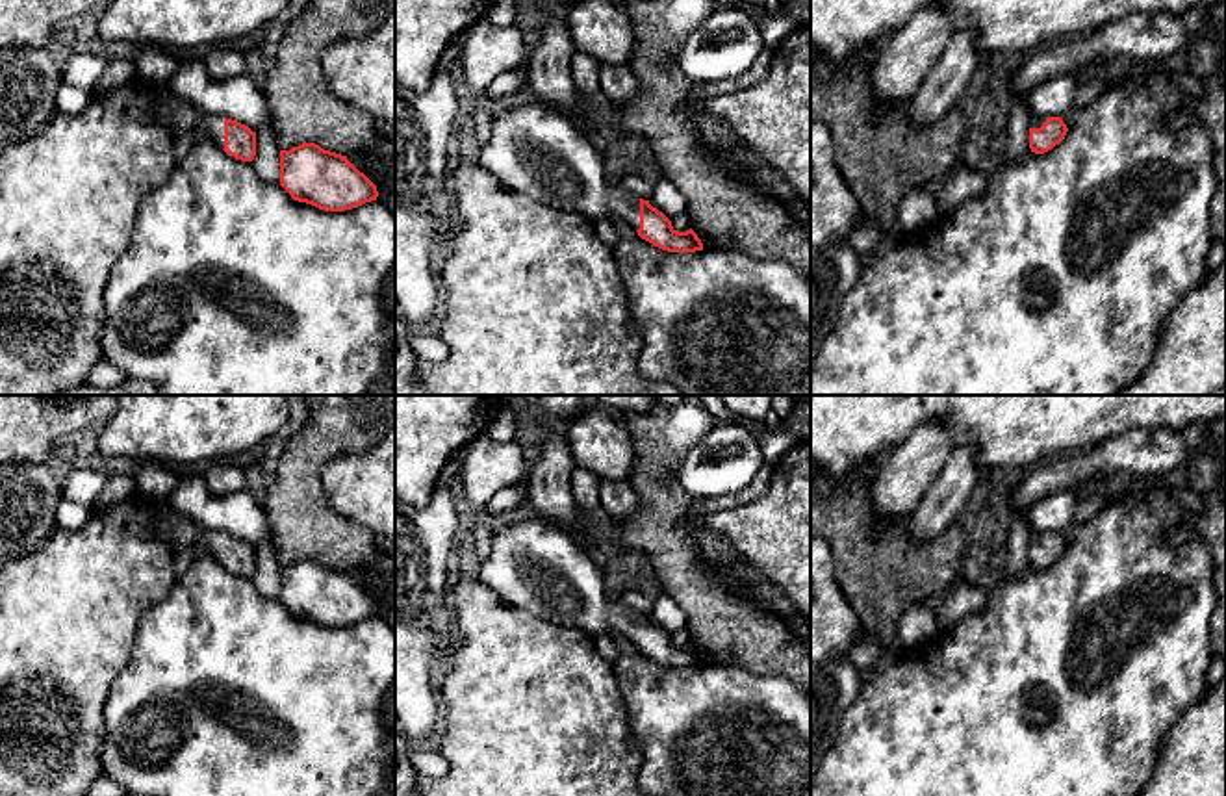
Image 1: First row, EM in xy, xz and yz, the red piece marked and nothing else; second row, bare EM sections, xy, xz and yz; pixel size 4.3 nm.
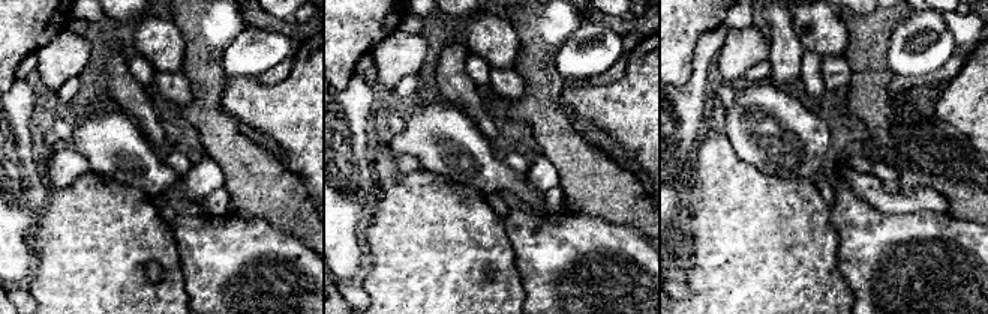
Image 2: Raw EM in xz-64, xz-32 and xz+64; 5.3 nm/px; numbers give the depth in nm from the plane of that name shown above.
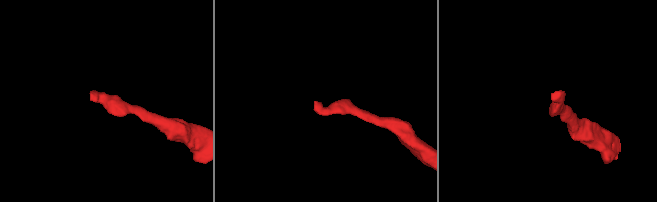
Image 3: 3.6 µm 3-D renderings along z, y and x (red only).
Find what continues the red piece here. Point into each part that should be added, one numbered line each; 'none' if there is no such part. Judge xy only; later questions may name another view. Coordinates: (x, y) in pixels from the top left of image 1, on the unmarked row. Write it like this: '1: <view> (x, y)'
1: xy (180, 533)

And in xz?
1: xz (536, 566)

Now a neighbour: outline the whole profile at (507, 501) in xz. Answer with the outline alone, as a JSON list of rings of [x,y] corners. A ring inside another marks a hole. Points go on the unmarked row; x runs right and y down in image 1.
[[[521,484],[510,486],[495,494],[480,510],[480,514],[497,523],[508,516],[512,516],[519,505],[523,503],[527,490]]]

